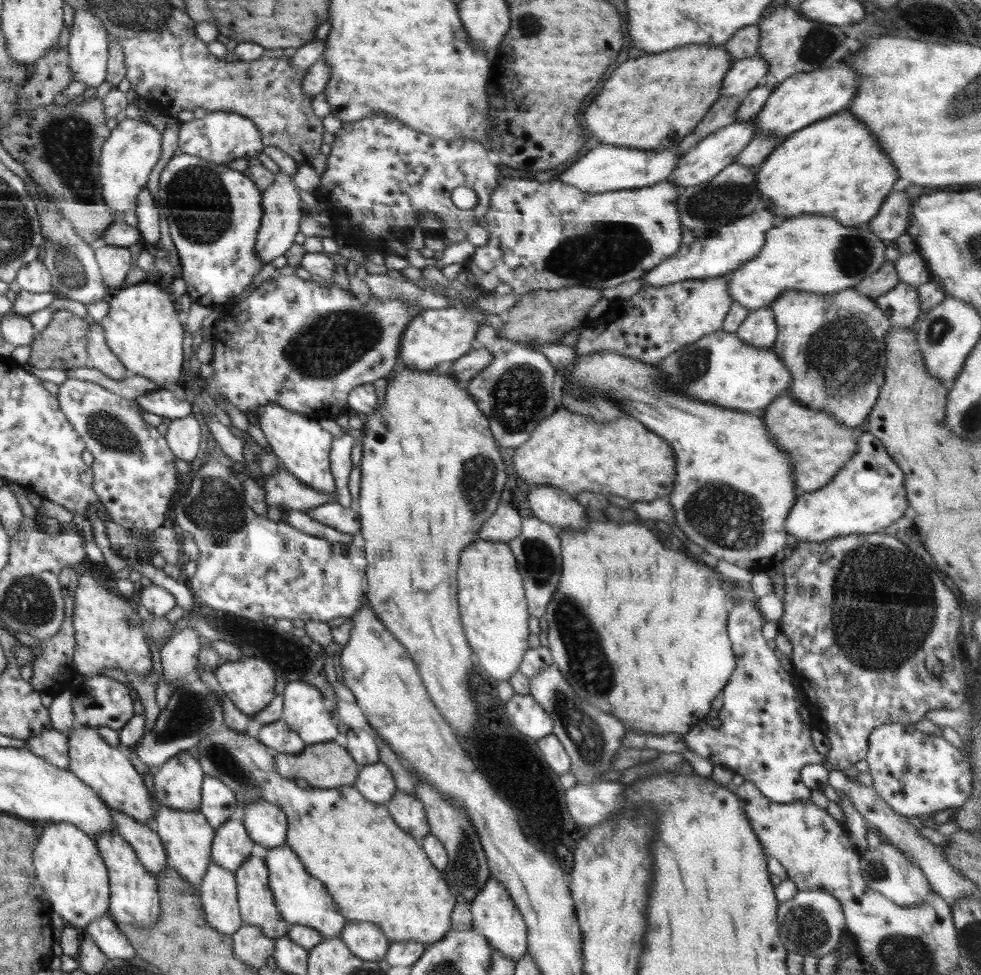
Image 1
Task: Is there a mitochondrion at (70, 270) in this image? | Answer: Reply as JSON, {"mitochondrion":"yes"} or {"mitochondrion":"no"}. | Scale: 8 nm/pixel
{"mitochondrion":"yes"}

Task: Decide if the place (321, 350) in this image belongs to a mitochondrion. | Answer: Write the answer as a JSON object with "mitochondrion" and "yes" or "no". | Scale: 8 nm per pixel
{"mitochondrion":"yes"}

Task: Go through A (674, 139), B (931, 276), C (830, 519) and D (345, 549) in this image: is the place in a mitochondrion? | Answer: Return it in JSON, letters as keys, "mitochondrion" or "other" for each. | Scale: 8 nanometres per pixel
{"A":"other","B":"other","C":"other","D":"other"}

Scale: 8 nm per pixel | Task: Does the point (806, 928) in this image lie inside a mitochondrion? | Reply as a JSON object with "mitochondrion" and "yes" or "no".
{"mitochondrion":"yes"}

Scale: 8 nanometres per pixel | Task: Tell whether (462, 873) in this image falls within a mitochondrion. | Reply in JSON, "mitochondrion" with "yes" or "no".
{"mitochondrion":"yes"}

